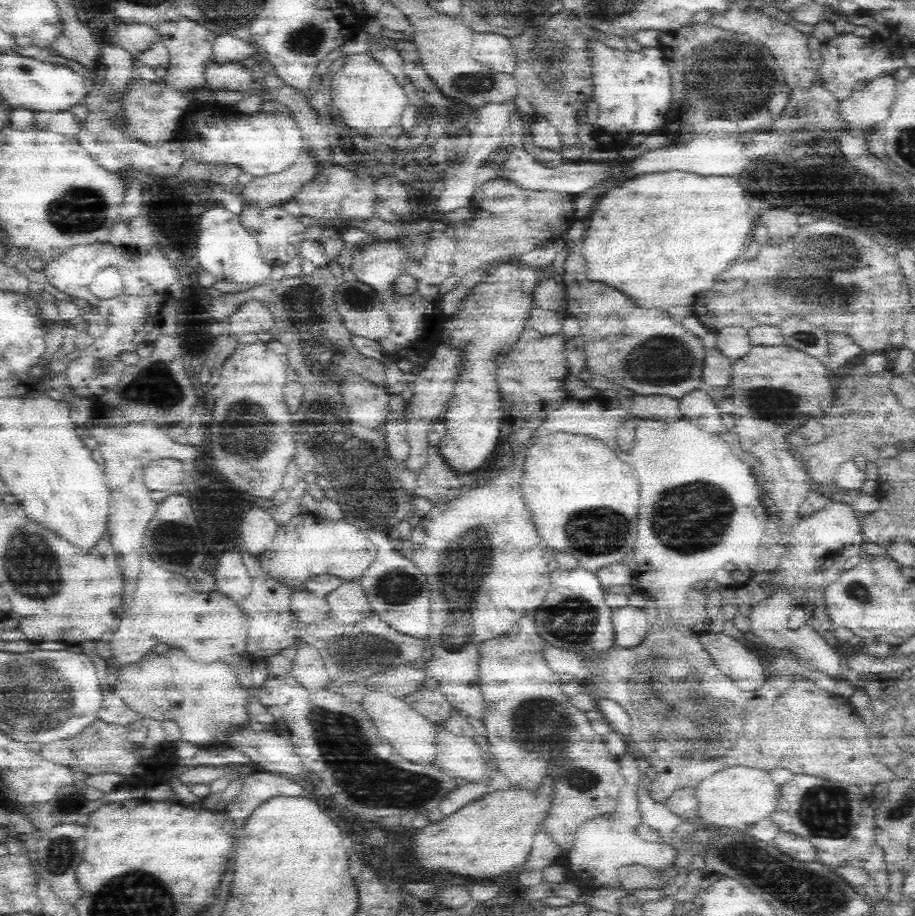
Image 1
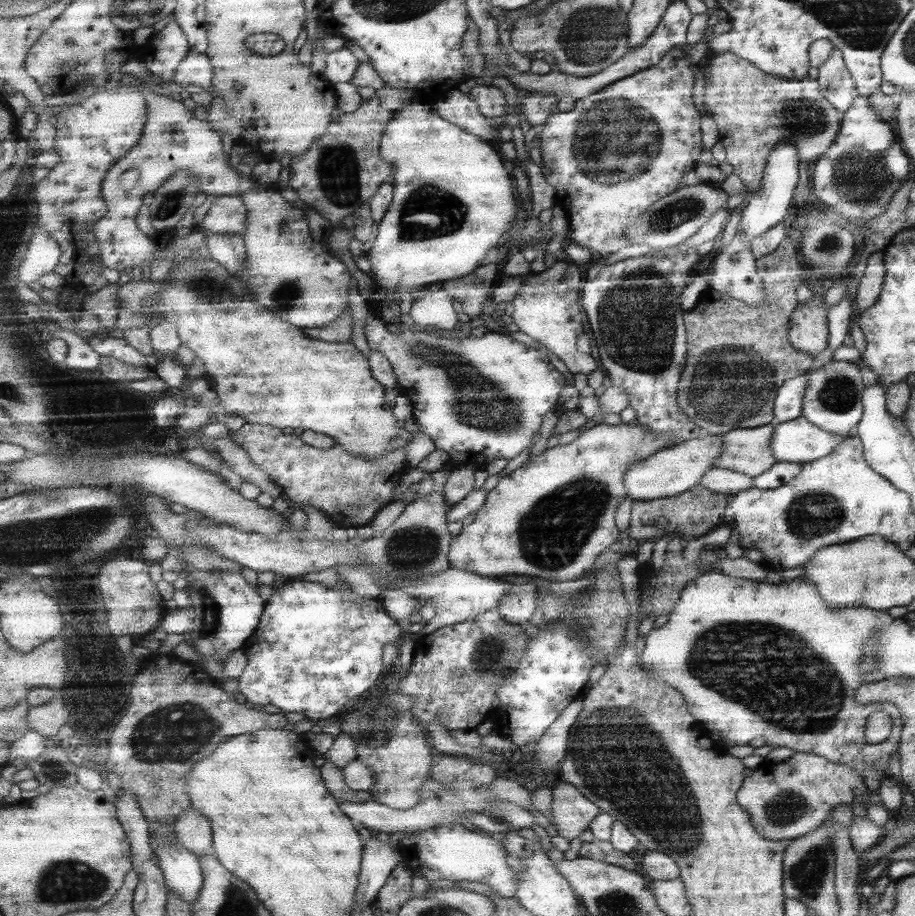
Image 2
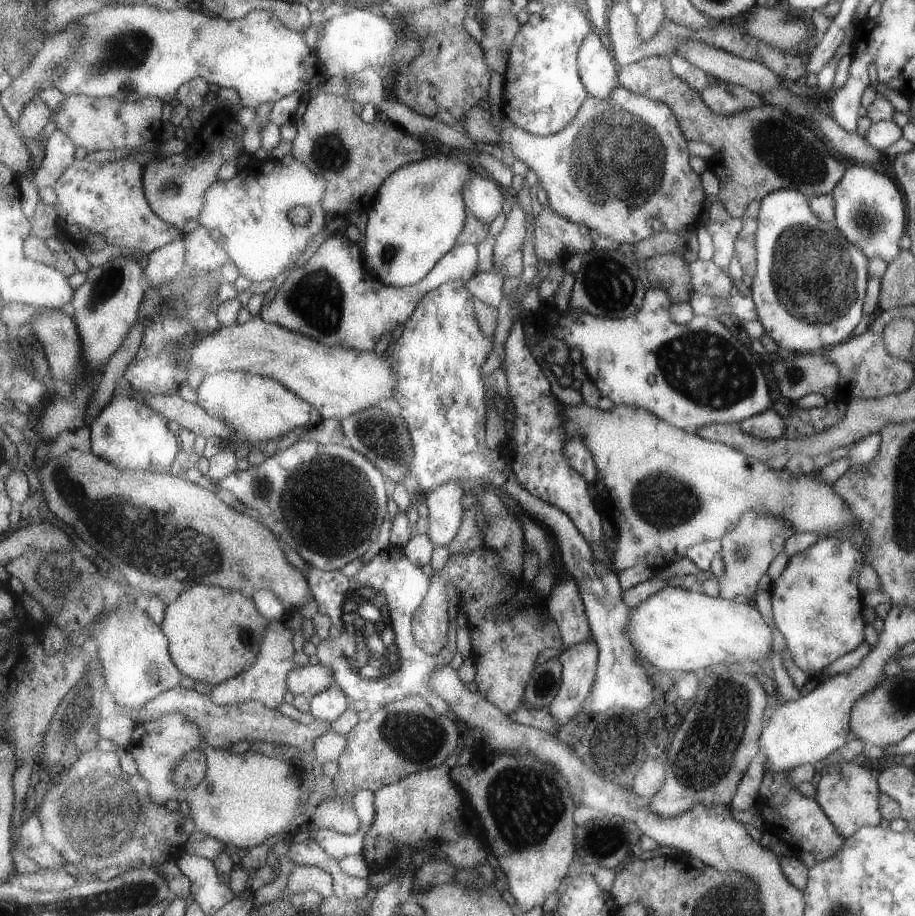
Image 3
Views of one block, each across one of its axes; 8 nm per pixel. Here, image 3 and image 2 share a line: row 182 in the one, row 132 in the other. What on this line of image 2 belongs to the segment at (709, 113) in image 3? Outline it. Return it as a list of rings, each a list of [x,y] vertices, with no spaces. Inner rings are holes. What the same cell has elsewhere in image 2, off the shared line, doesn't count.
[[[723,52],[723,54],[713,54],[709,60],[709,86],[705,84],[705,108],[707,114],[713,116],[719,128],[719,140],[723,142],[727,150],[727,162],[735,168],[735,176],[747,186],[749,192],[759,190],[763,182],[763,172],[767,168],[767,158],[775,150],[779,142],[793,142],[799,150],[799,164],[801,162],[815,162],[835,140],[835,134],[841,124],[839,110],[835,110],[823,94],[819,94],[819,84],[817,80],[783,80],[775,78],[763,70],[759,70],[755,64],[739,58],[735,52]]]

